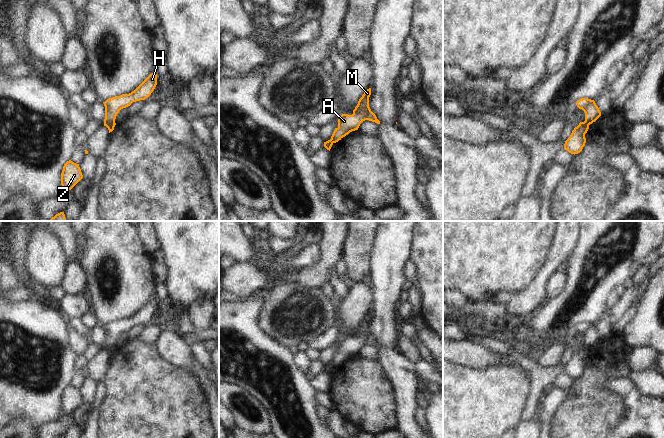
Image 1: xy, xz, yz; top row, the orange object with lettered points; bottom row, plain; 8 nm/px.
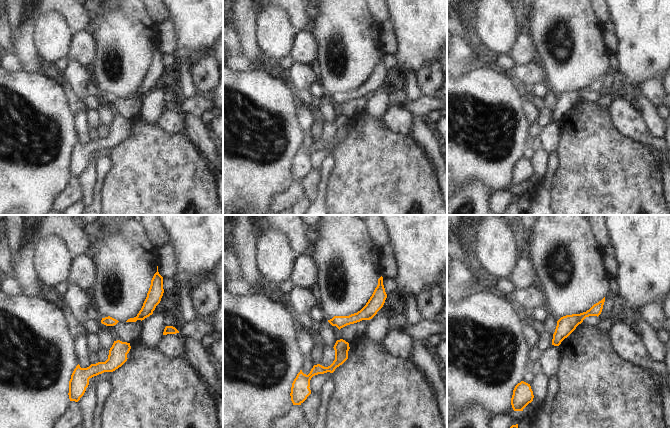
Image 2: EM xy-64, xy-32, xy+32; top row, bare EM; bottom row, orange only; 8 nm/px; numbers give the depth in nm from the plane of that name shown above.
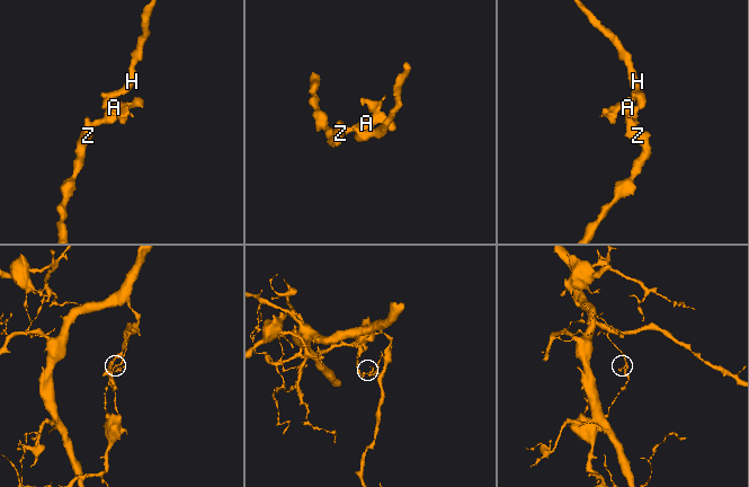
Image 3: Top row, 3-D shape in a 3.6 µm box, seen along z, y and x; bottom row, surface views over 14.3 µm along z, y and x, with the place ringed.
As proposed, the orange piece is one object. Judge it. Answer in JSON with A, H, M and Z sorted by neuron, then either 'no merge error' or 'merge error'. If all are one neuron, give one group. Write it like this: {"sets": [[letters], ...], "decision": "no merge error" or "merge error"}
{"sets": [["A", "M", "Z"], ["H"]], "decision": "merge error"}

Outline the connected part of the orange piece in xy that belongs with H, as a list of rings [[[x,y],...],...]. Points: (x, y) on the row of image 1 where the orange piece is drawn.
[[[154,72],[131,93],[115,96],[103,102],[105,106],[104,126],[108,127],[109,124],[115,122],[116,116],[121,109],[130,106],[133,102],[148,98],[154,91],[156,85],[157,74]]]

